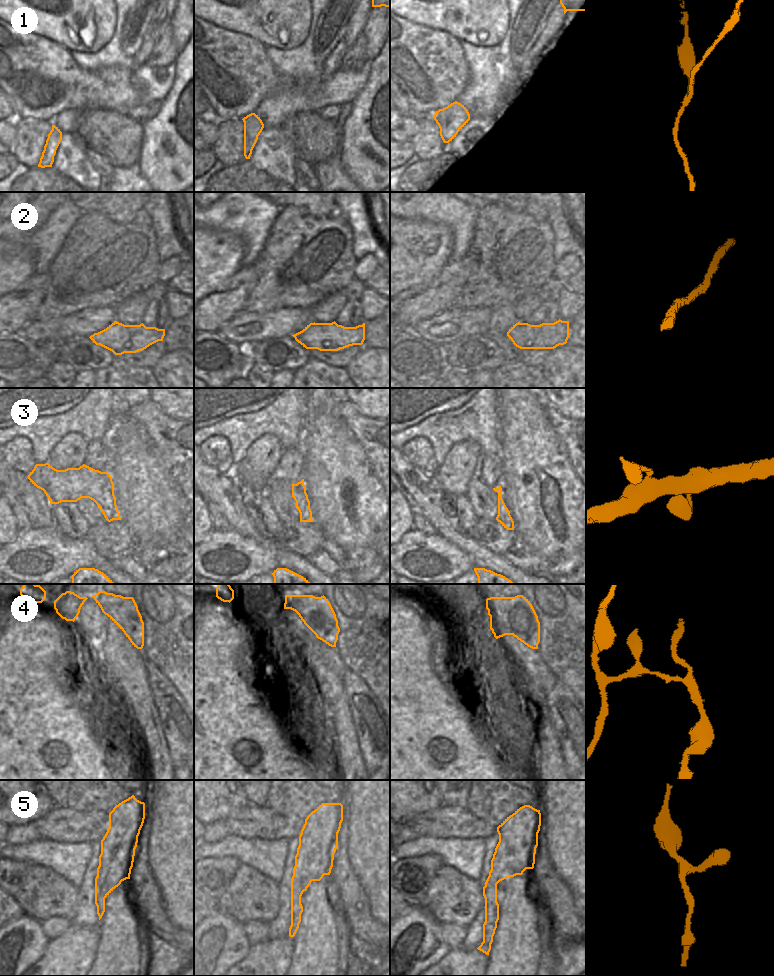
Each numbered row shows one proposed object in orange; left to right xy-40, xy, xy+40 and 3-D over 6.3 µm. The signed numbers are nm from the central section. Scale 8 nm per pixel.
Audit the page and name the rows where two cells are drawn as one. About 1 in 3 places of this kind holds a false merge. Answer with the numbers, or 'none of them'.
2, 4

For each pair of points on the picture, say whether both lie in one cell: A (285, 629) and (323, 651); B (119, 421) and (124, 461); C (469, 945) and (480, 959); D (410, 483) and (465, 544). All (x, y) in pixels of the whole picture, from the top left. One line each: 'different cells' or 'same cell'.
A: same cell
B: same cell
C: different cells
D: same cell

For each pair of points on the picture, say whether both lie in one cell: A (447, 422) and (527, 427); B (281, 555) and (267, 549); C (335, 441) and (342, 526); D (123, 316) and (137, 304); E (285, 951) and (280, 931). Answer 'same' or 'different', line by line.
A: different
B: different
C: same
D: same
E: different

